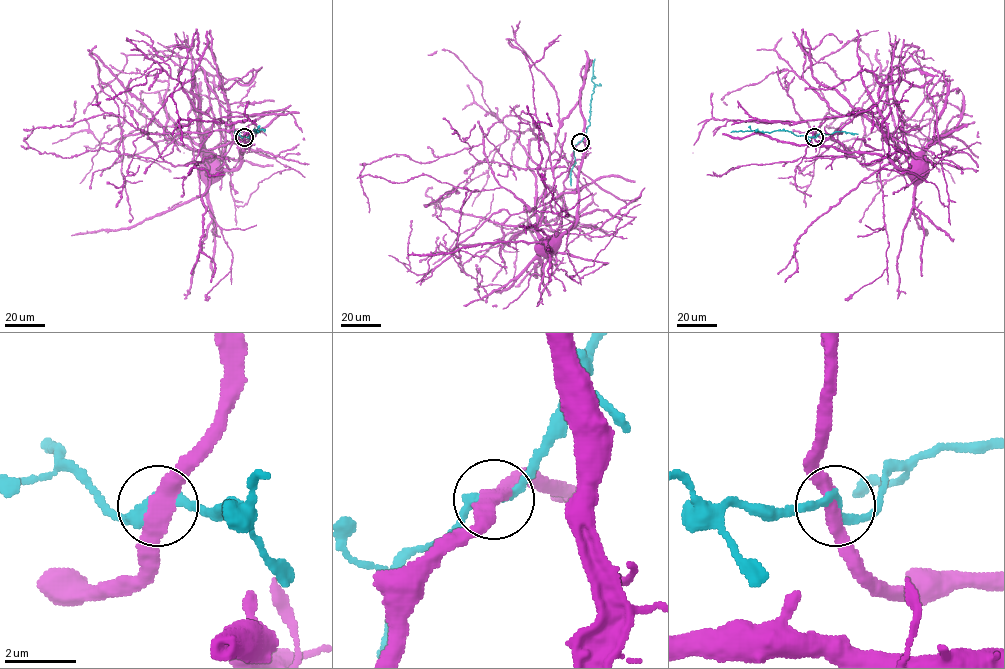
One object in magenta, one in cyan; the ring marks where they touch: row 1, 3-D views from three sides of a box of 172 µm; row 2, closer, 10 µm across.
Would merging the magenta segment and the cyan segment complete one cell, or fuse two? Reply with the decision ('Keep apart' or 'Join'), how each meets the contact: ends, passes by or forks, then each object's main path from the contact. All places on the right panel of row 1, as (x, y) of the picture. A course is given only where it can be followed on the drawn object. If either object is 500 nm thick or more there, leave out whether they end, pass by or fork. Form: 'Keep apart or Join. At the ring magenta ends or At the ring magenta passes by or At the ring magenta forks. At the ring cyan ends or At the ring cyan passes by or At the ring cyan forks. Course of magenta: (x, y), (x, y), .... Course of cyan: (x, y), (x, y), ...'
Keep apart. At the ring magenta passes by. At the ring cyan passes by. Course of magenta: (814, 137), (817, 141), (824, 141), (861, 112), (868, 112), (892, 138), (900, 167), (909, 177), (912, 173). Course of cyan: (814, 137), (796, 135), (787, 130), (730, 132)

